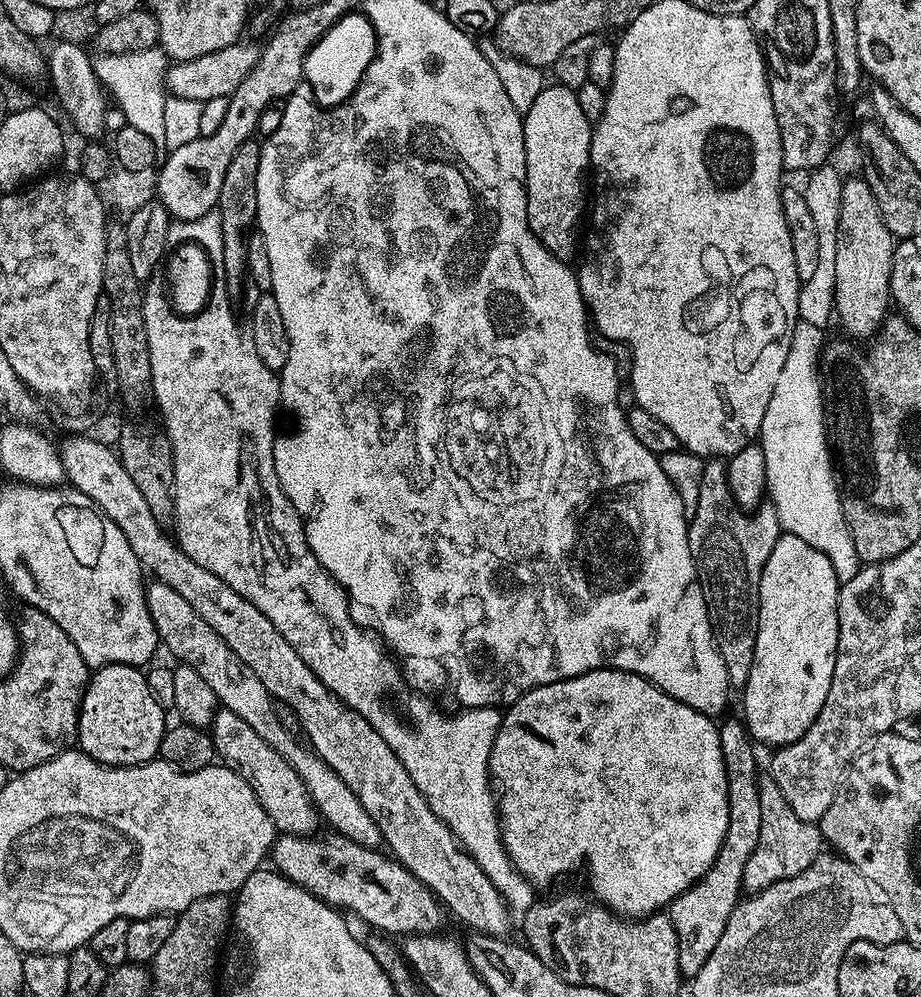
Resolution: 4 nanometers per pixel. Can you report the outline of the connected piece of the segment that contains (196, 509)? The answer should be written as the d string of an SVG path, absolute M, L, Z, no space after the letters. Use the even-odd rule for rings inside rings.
M148 284L144 288L144 317L146 318L146 342L150 346L152 374L150 392L154 400L156 396L156 404L160 407L161 414L164 415L165 425L163 424L163 427L168 433L168 441L172 443L172 461L174 462L174 490L172 491L172 497L176 507L174 513L174 529L176 528L174 539L176 543L179 544L186 555L194 558L194 562L198 562L198 566L206 566L206 570L210 570L210 574L222 578L222 582L226 582L226 586L230 586L230 590L234 590L238 594L242 594L242 598L254 602L254 606L258 606L258 610L262 610L262 614L266 614L266 618L270 618L270 622L278 629L280 636L286 638L286 642L290 642L290 646L294 646L294 650L298 650L302 662L306 662L306 666L310 666L312 673L340 701L346 706L350 706L358 714L362 714L362 718L366 718L366 722L370 722L370 726L374 726L374 730L378 730L378 734L382 734L382 742L386 742L386 746L390 746L390 750L394 750L398 754L402 766L406 766L406 774L410 774L414 786L418 786L418 790L426 798L430 810L434 810L434 814L438 814L438 818L442 818L442 822L446 822L446 826L456 835L456 839L459 840L461 846L472 855L474 862L478 862L478 866L482 866L486 878L490 878L490 882L494 882L498 894L502 894L509 913L513 917L523 918L530 910L530 906L536 903L538 893L536 893L537 889L532 883L516 869L511 856L508 855L508 848L504 844L504 839L500 837L498 800L494 795L494 781L488 770L490 750L494 746L494 738L500 729L501 709L499 707L471 708L466 710L466 714L448 715L447 712L437 707L433 701L432 705L428 701L431 699L427 695L417 692L415 688L408 685L407 680L404 679L403 671L398 667L397 661L386 651L385 645L375 635L365 632L363 628L359 628L356 625L348 609L347 594L341 588L339 582L322 566L322 562L318 562L318 558L314 558L314 554L306 542L304 523L300 521L300 515L294 510L294 506L288 501L282 486L278 482L278 474L274 470L274 442L278 435L276 412L278 416L278 409L280 408L280 378L277 373L267 371L262 366L262 358L258 358L256 347L252 344L251 339L246 337L245 329L244 332L240 329L240 324L236 321L236 316L232 313L231 306L220 302L217 303L215 308L197 316L179 316L171 312L169 307L164 307L164 299L158 293L158 286Z

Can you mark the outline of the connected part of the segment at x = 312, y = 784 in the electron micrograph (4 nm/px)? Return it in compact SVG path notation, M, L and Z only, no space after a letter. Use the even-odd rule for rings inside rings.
M152 582L147 585L146 595L148 609L156 623L163 647L168 647L180 664L189 664L191 668L198 670L198 674L202 674L206 686L214 690L220 708L228 708L238 714L238 718L242 718L242 722L246 722L246 726L250 726L250 730L254 730L254 734L258 734L262 742L270 742L270 746L274 746L274 750L278 750L278 754L282 754L282 758L286 758L294 766L298 778L304 780L313 806L323 821L333 827L331 829L335 833L364 848L379 849L382 841L378 822L374 822L374 818L366 814L366 806L362 806L362 802L358 802L346 782L342 782L342 778L338 778L338 774L334 774L334 770L324 764L324 759L316 755L311 747L303 743L300 745L295 740L297 737L288 732L286 726L282 726L277 705L266 686L262 686L258 674L254 674L254 670L250 670L250 666L246 666L246 662L242 662L242 658L238 658L238 654L234 654L234 650L230 650L230 646L226 646L226 642L222 642L222 638L218 638L218 634L214 634L214 630L210 630L206 622L202 622L202 618L198 618L198 614L194 614L194 606L190 606L190 602L186 602L186 598L178 594L178 590L170 590L170 586Z

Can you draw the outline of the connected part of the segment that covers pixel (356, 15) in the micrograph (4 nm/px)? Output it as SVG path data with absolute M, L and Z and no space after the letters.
M349 12L326 32L308 52L304 80L310 84L311 97L320 107L340 105L352 96L370 62L376 56L376 31L362 12Z

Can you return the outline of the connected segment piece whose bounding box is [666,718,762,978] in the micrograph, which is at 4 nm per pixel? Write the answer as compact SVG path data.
M740 718L721 723L719 730L730 802L726 838L718 858L714 858L714 866L710 866L710 870L706 870L681 896L672 900L666 909L666 914L672 919L674 934L678 934L678 964L680 975L684 978L696 976L698 970L706 966L706 958L714 954L714 946L718 946L722 930L726 930L726 922L730 922L730 914L734 914L742 899L746 862L750 862L750 854L754 854L754 846L758 846L758 834L762 830L762 802L758 802L762 772L756 769L754 741Z

